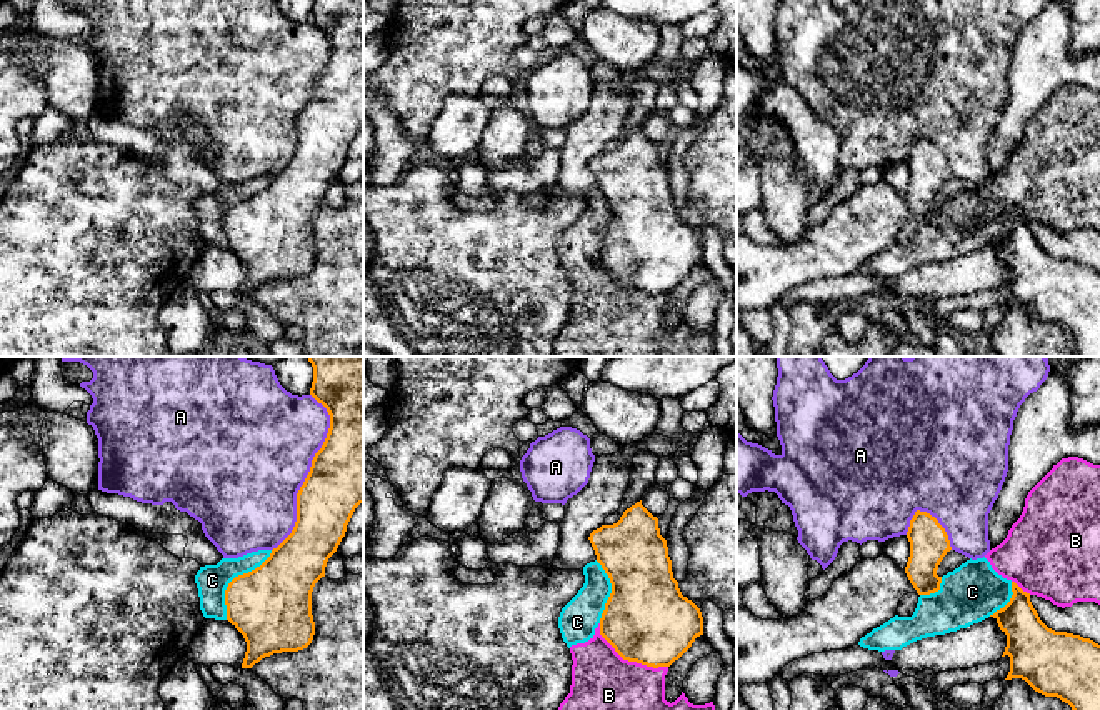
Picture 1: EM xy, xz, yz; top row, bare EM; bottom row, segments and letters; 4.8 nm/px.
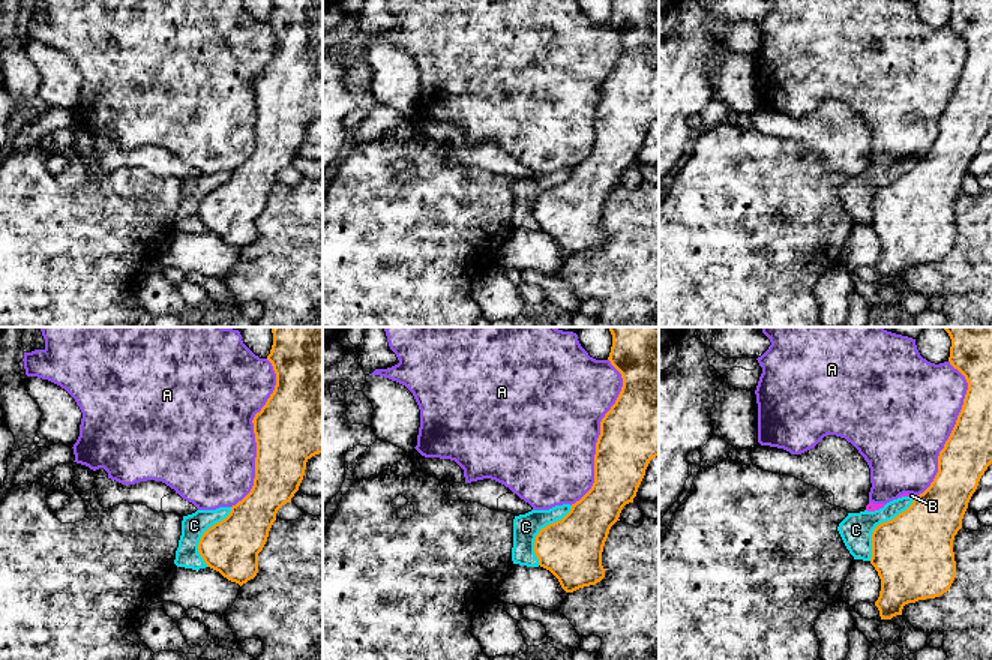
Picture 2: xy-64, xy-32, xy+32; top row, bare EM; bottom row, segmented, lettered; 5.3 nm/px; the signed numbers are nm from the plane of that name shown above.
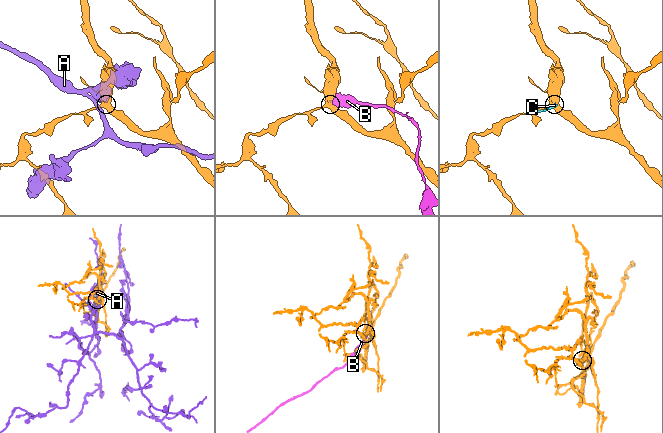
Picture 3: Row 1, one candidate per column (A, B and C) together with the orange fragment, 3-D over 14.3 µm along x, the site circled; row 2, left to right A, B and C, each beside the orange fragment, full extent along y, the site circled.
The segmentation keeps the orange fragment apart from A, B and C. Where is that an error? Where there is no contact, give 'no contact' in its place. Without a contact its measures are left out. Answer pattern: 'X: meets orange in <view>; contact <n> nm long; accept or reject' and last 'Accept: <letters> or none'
A: meets orange in xy; contact 800 nm long; reject
B: meets orange in xz; contact 400 nm long; reject
C: meets orange in xy; contact 400 nm long; reject
Accept: none

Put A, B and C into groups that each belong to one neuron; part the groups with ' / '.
A / B C

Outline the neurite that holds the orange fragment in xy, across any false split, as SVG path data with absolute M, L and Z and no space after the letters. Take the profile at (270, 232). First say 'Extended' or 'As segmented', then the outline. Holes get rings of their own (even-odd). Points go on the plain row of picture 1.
As segmented. M313 0L310 22L330 42L330 55L297 120L292 160L255 197L235 203L225 217L227 247L243 262L242 295L282 278L307 275L315 262L312 218L325 203L328 185L345 163L355 135L363 130L363 0Z

